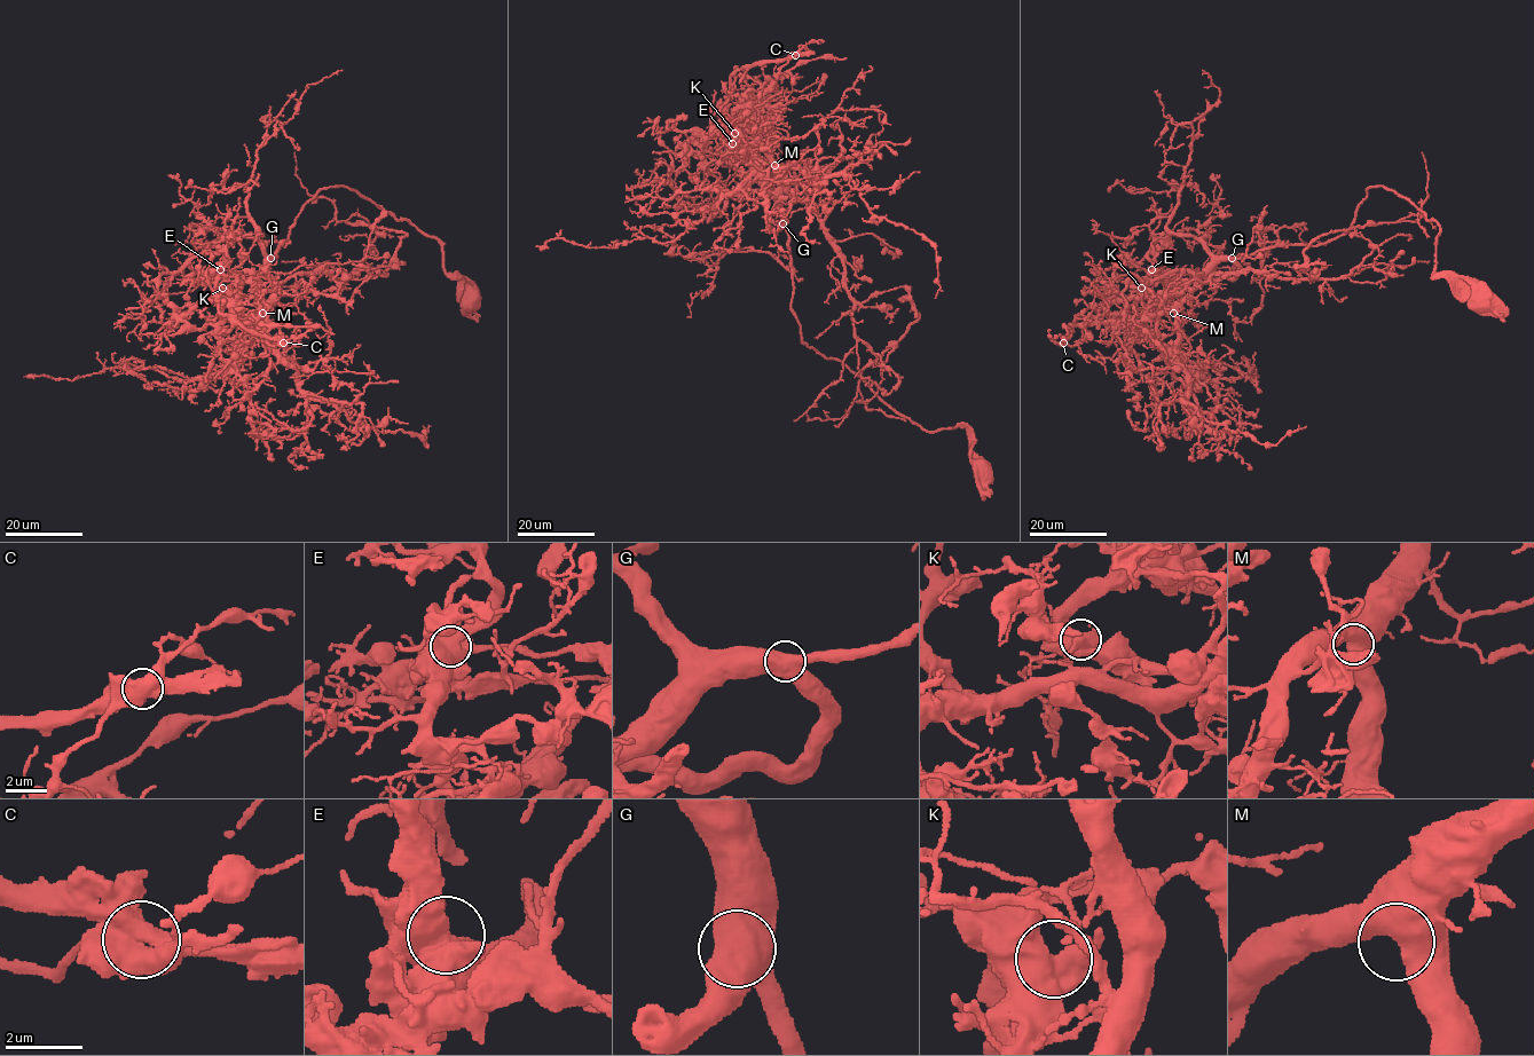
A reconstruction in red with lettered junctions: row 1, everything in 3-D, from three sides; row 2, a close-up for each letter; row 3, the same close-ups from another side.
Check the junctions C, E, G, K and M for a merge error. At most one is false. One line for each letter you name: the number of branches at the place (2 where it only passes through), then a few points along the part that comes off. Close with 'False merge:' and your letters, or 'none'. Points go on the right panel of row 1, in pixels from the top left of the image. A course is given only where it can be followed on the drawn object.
C: 2 | (1063, 343), (1070, 335), (1072, 321), (1103, 300), (1110, 290), (1118, 262), (1131, 252)
False merge: C

